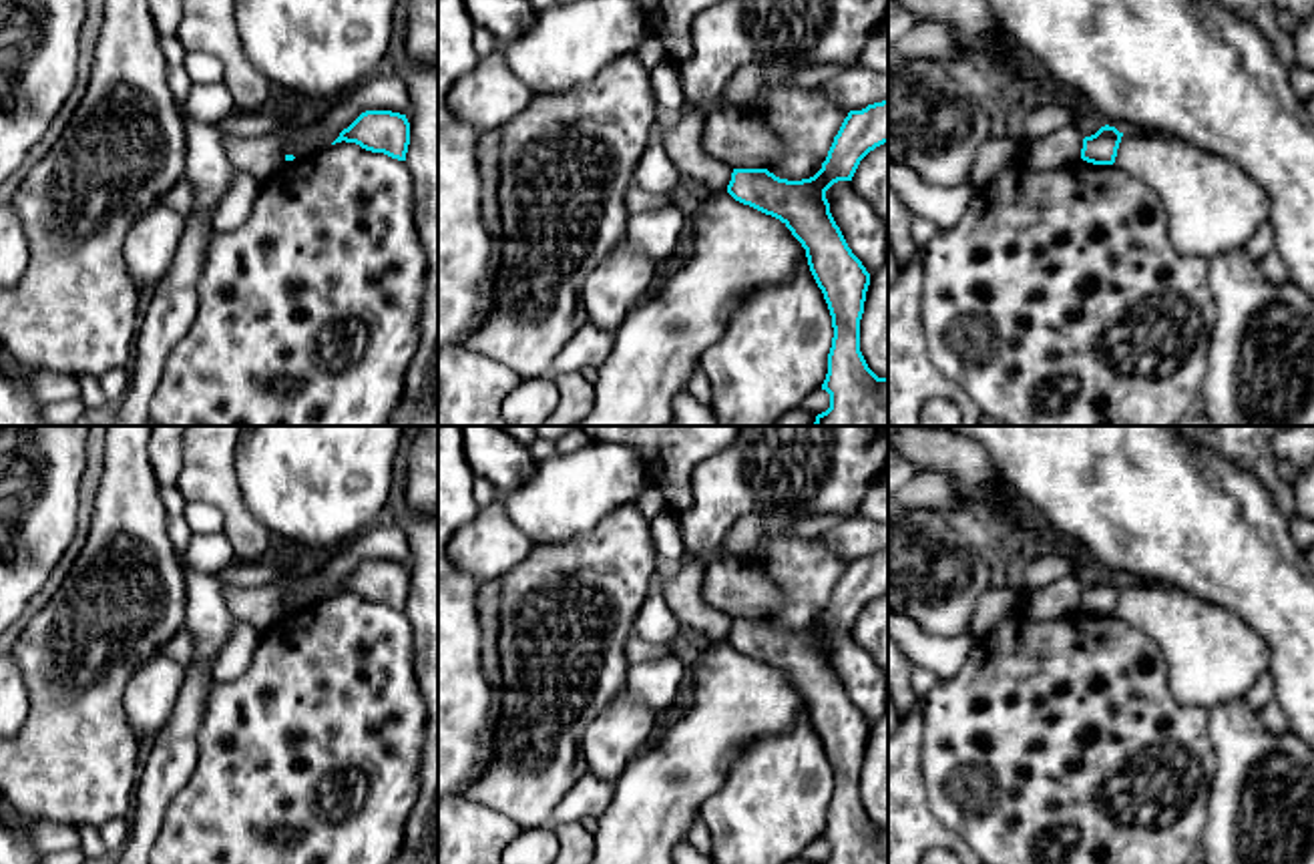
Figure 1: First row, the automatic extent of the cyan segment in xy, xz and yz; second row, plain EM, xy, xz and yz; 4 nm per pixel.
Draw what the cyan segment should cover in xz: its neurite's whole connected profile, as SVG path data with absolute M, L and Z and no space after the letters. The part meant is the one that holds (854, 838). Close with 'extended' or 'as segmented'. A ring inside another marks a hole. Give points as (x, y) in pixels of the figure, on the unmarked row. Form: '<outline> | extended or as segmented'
M888 549L848 563L814 627L788 631L768 619L733 619L727 635L735 651L780 669L806 699L834 778L822 834L830 858L822 864L888 864L888 828L878 828L860 802L870 723L848 697L826 649L834 633L852 631L860 611L884 593Z | as segmented

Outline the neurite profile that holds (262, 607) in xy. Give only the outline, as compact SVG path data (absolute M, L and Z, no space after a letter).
M223 583L223 593L231 615L237 621L251 623L261 633L285 615L277 585L241 589Z

